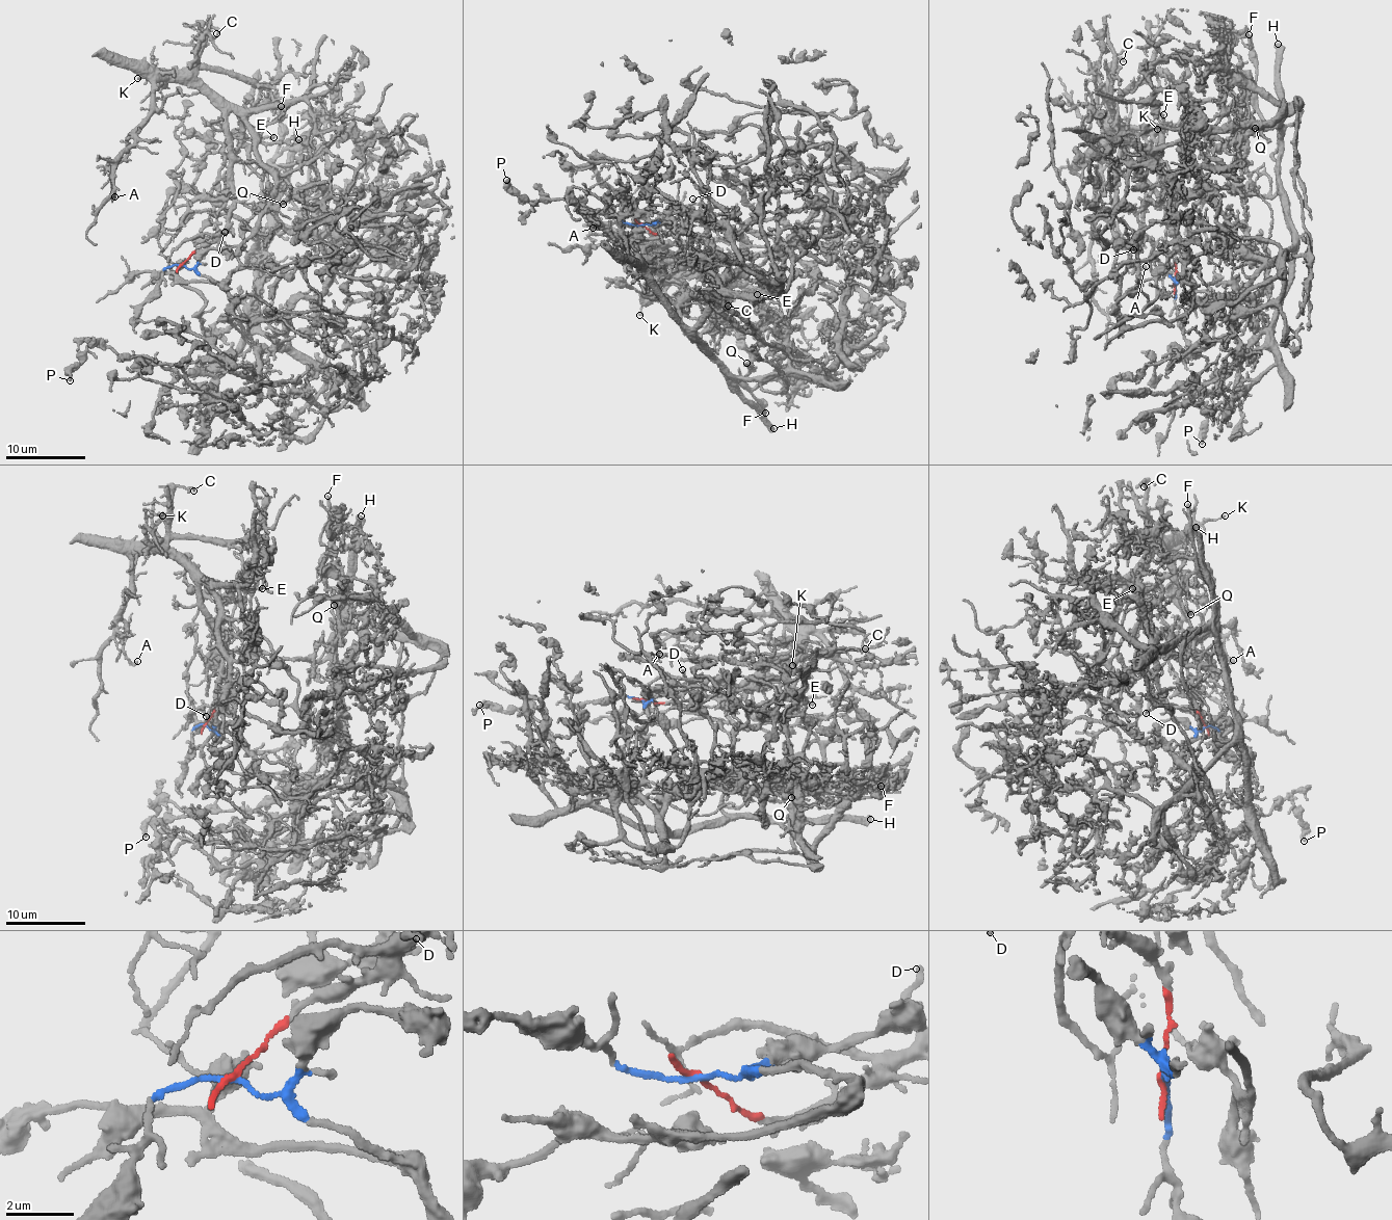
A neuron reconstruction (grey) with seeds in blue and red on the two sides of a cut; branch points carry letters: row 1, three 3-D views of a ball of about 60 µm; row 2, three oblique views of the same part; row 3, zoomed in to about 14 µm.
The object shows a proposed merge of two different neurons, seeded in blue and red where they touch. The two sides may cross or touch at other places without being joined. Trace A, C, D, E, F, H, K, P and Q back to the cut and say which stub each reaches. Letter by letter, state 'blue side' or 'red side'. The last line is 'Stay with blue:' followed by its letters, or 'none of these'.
A: red side
C: red side
D: red side
E: red side
F: blue side
H: blue side
K: red side
P: blue side
Q: blue side
Stay with blue: F, H, P, Q

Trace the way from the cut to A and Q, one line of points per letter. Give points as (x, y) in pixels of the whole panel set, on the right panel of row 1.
A: (1175, 283), (1170, 252), (1144, 231), (1149, 181), (1117, 130), (1100, 153), (1097, 209), (1128, 258), (1146, 266)
Q: (1175, 283), (1180, 277), (1196, 292), (1236, 293), (1292, 245), (1279, 129), (1248, 100), (1256, 128)

